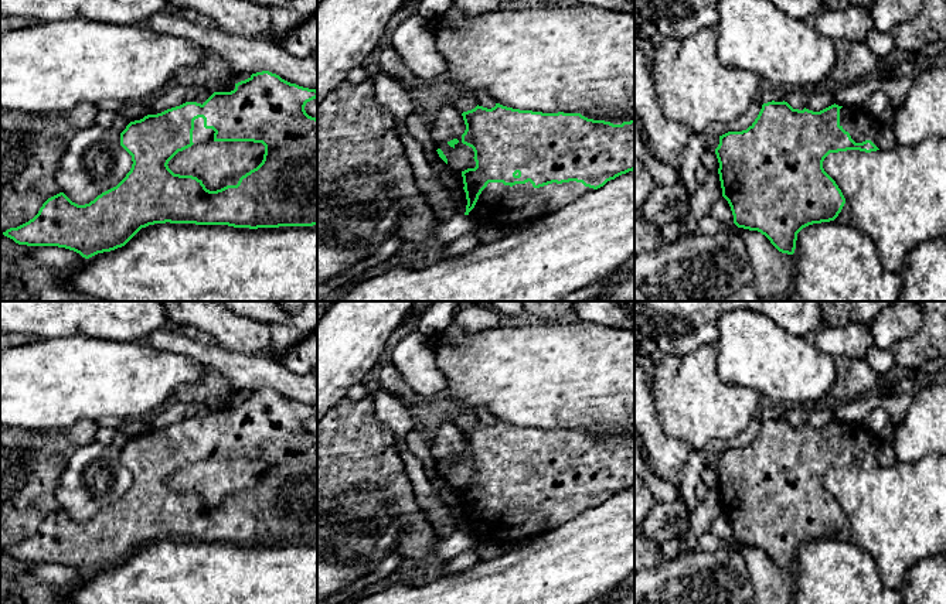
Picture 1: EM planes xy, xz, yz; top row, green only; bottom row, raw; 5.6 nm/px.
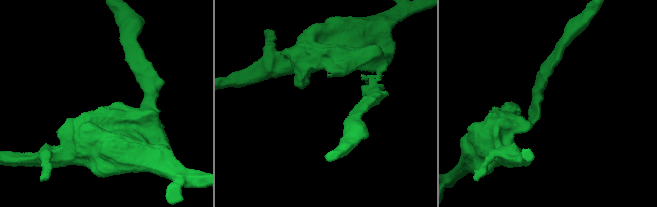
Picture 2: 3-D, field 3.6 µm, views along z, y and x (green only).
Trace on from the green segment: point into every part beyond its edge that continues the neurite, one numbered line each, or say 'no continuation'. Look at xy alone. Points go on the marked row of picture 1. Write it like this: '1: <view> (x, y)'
1: xy (200, 135)

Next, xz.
1: xz (502, 205)

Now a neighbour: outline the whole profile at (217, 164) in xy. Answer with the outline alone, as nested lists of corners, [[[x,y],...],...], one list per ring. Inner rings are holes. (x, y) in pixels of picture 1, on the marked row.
[[[204,141],[178,151],[170,161],[169,168],[174,174],[193,175],[203,181],[207,190],[217,191],[227,185],[236,185],[239,178],[256,168],[265,154],[265,146],[253,141]]]

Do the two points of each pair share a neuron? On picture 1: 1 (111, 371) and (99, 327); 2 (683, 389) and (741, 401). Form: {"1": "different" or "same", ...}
{"1": "different", "2": "same"}

